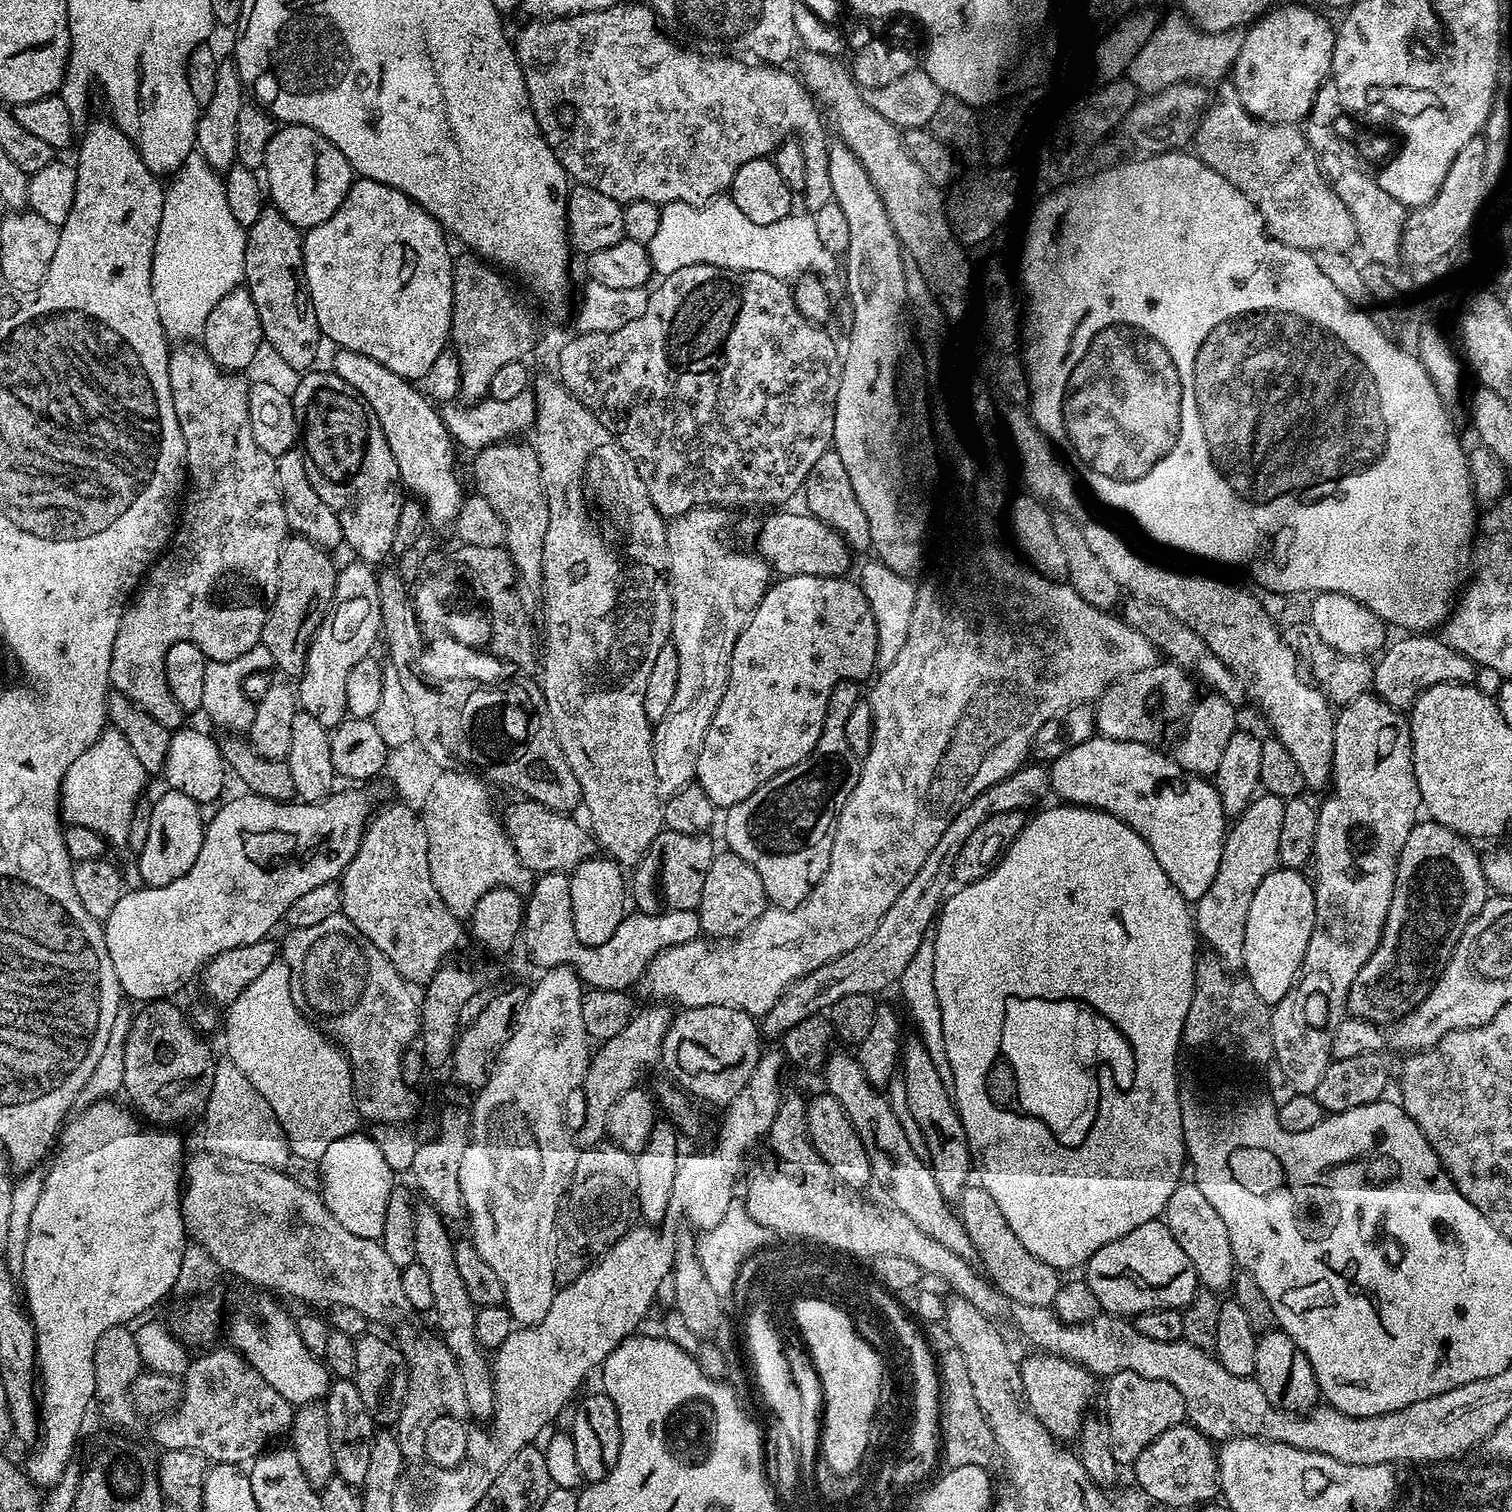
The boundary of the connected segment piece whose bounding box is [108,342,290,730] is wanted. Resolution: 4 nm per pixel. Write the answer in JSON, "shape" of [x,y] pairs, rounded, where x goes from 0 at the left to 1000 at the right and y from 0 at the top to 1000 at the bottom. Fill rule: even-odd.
{"shape":[[[122,226],[114,229],[111,233],[111,244],[112,245],[112,261],[115,263],[115,274],[118,274],[118,282],[120,284],[120,290],[123,295],[122,301],[123,327],[121,329],[120,338],[118,339],[115,354],[110,364],[98,376],[91,391],[83,401],[82,407],[78,414],[78,419],[75,422],[75,430],[73,433],[71,452],[76,457],[86,462],[86,464],[91,466],[95,471],[99,472],[99,475],[102,475],[102,478],[104,478],[108,481],[116,483],[122,478],[123,472],[117,466],[114,466],[114,460],[110,454],[110,446],[108,445],[110,430],[112,430],[112,427],[115,427],[115,425],[128,425],[128,427],[131,427],[131,430],[134,430],[134,433],[138,438],[150,438],[163,433],[163,430],[165,430],[172,425],[173,414],[177,408],[177,401],[180,399],[184,388],[185,364],[187,364],[188,357],[191,356],[192,350],[189,345],[189,337],[187,335],[185,325],[183,321],[182,304],[179,300],[176,300],[176,298],[170,295],[168,292],[168,287],[165,285],[165,252],[161,251],[162,250],[161,248],[149,246],[147,243],[145,243],[139,237],[138,232],[130,226]]]}

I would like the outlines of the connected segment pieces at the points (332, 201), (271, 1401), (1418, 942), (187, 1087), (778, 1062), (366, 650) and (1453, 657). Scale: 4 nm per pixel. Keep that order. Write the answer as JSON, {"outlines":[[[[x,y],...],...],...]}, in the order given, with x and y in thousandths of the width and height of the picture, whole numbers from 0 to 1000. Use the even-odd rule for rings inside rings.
{"outlines":[[[[189,82],[181,87],[176,97],[173,119],[176,122],[176,130],[179,137],[184,138],[187,144],[189,144],[189,147],[199,152],[216,147],[216,144],[218,144],[218,142],[221,142],[221,139],[226,136],[229,128],[233,125],[233,118],[233,110],[231,107],[229,107],[226,99],[224,99],[224,97],[221,97],[213,89],[210,89],[210,86],[199,82]]],[[[149,890],[149,892],[143,892],[143,892],[142,892],[142,892],[143,892],[143,891],[141,891],[141,892],[140,892],[140,892],[140,892],[140,893],[138,893],[138,894],[140,894],[140,893],[141,893],[141,894],[138,894],[138,895],[136,895],[136,896],[136,896],[136,897],[132,897],[132,897],[131,897],[131,898],[130,898],[130,899],[130,899],[130,897],[129,897],[129,899],[128,899],[128,899],[127,899],[127,900],[126,900],[126,901],[125,901],[125,903],[124,903],[124,905],[124,905],[124,906],[123,906],[123,909],[122,909],[122,909],[122,909],[122,910],[121,910],[121,911],[120,911],[120,912],[121,912],[121,914],[122,914],[122,924],[120,924],[120,925],[120,925],[120,926],[119,926],[119,929],[118,929],[118,930],[117,930],[117,931],[116,931],[116,933],[116,933],[116,934],[114,934],[114,935],[113,935],[113,935],[112,935],[112,936],[110,936],[110,937],[106,937],[106,937],[105,937],[105,938],[104,938],[104,939],[103,939],[103,940],[103,940],[103,941],[101,941],[101,942],[103,942],[103,942],[102,942],[102,943],[101,943],[101,944],[101,944],[101,952],[101,952],[101,954],[102,954],[102,954],[103,954],[103,955],[106,955],[106,956],[106,956],[106,956],[105,956],[105,957],[106,957],[106,958],[106,958],[106,958],[108,958],[108,959],[123,959],[123,960],[124,960],[124,960],[132,960],[132,961],[132,961],[132,962],[133,962],[133,963],[134,963],[134,964],[135,964],[135,965],[136,965],[136,966],[138,966],[138,967],[140,967],[140,968],[140,968],[140,968],[155,968],[155,969],[157,969],[157,970],[161,970],[161,969],[163,969],[163,968],[164,968],[164,968],[165,968],[165,967],[166,967],[166,966],[167,966],[167,966],[169,966],[169,965],[169,965],[169,964],[170,964],[170,963],[171,963],[171,962],[172,962],[172,961],[173,961],[173,960],[174,960],[174,960],[175,960],[175,958],[177,958],[177,958],[177,958],[177,957],[178,957],[178,956],[179,956],[179,955],[180,955],[180,954],[181,954],[181,954],[183,954],[183,953],[180,953],[180,954],[179,954],[179,952],[183,952],[183,952],[184,952],[184,951],[185,951],[185,950],[185,950],[185,949],[187,949],[187,948],[187,948],[187,947],[188,947],[188,949],[188,949],[188,948],[190,948],[190,947],[190,947],[190,946],[191,946],[191,945],[192,945],[192,944],[193,944],[193,935],[194,935],[194,933],[194,933],[194,930],[194,930],[194,929],[192,929],[192,928],[192,928],[192,927],[189,927],[189,925],[187,925],[187,922],[184,922],[184,919],[181,919],[181,917],[179,917],[179,914],[176,914],[176,911],[173,911],[173,909],[171,909],[171,906],[168,906],[168,903],[165,903],[165,903],[165,903],[165,902],[164,902],[164,900],[163,900],[163,899],[162,899],[162,899],[161,899],[161,897],[161,897],[161,897],[159,897],[159,896],[159,896],[159,895],[158,895],[158,894],[157,894],[157,894],[155,894],[155,893],[154,893],[154,892],[153,892],[153,892],[153,892],[153,891],[151,891],[151,890]]],[[[946,541],[940,542],[934,547],[923,573],[923,591],[915,611],[915,617],[909,631],[894,650],[892,658],[891,669],[896,674],[920,679],[929,672],[932,672],[944,660],[950,646],[957,640],[967,618],[985,595],[979,564],[976,564],[973,560],[976,561],[970,555]]],[[[113,661],[102,661],[95,665],[93,669],[87,673],[87,678],[85,679],[82,698],[81,716],[81,724],[85,724],[84,729],[97,743],[101,745],[119,745],[124,741],[134,739],[135,732],[139,726],[139,720],[142,718],[142,708],[144,699],[140,698],[140,693],[128,679],[128,675],[122,673],[122,669]]],[[[506,695],[502,702],[499,705],[499,710],[496,710],[496,716],[488,721],[488,724],[480,731],[481,739],[476,743],[476,749],[474,751],[474,757],[468,759],[466,762],[460,762],[458,765],[455,765],[449,768],[446,776],[446,787],[444,788],[444,798],[447,799],[458,810],[457,812],[460,813],[468,813],[472,812],[478,807],[480,800],[484,798],[485,792],[484,788],[487,786],[487,780],[489,778],[489,772],[492,770],[492,761],[499,755],[500,753],[507,752],[508,747],[516,733],[517,722],[516,722],[516,711],[520,707],[520,699],[518,695]]],[[[241,372],[226,375],[222,380],[222,394],[220,401],[210,417],[202,433],[200,446],[197,448],[197,466],[208,478],[216,482],[223,481],[230,474],[229,467],[229,448],[239,435],[247,433],[246,428],[251,421],[251,399],[250,398],[249,380]]],[[[931,422],[931,424],[923,431],[921,437],[913,436],[909,442],[909,458],[912,462],[915,463],[919,468],[923,468],[924,471],[931,472],[936,468],[937,463],[946,457],[946,455],[953,454],[971,454],[977,449],[978,442],[971,435],[968,434],[966,431],[963,431],[958,428],[953,423],[944,423],[947,422]]]]}

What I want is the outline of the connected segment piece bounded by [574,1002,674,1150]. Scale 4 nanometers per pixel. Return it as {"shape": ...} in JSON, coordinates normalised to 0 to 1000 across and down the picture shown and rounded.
{"shape":[[[439,663],[429,663],[429,667],[426,667],[420,670],[418,675],[414,679],[414,681],[411,681],[411,684],[406,684],[406,687],[399,688],[396,691],[397,693],[391,696],[389,702],[389,707],[386,711],[386,716],[385,718],[385,723],[386,722],[386,741],[384,743],[384,747],[380,747],[380,756],[382,760],[386,761],[388,759],[392,759],[394,757],[397,756],[400,753],[401,747],[402,745],[402,737],[406,731],[406,729],[409,729],[409,726],[411,726],[411,724],[414,724],[418,720],[421,719],[424,716],[423,711],[431,705],[431,703],[435,703],[438,697],[438,689],[440,681],[443,679],[444,673],[446,671],[445,667]]]}

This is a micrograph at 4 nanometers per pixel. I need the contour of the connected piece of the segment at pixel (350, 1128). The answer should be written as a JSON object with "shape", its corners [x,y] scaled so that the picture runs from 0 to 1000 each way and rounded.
{"shape":[[[183,634],[181,638],[176,639],[176,642],[173,642],[173,644],[171,644],[171,647],[168,647],[168,649],[165,649],[165,652],[163,652],[163,655],[160,655],[160,657],[157,657],[156,662],[150,665],[149,669],[151,669],[151,673],[149,675],[147,673],[147,680],[148,677],[148,688],[151,690],[150,700],[153,701],[155,705],[157,705],[157,708],[160,708],[160,710],[163,710],[163,713],[165,713],[165,718],[168,718],[168,721],[171,721],[171,724],[173,724],[173,726],[176,726],[176,729],[179,729],[179,734],[181,734],[181,739],[184,739],[184,742],[188,748],[188,752],[190,753],[191,763],[195,767],[196,765],[198,767],[211,769],[213,763],[216,763],[216,760],[220,755],[224,755],[224,753],[229,753],[236,748],[235,725],[233,722],[233,708],[230,705],[230,701],[228,696],[214,683],[211,683],[194,665],[194,663],[192,660],[190,640],[188,638],[187,634]]]}

